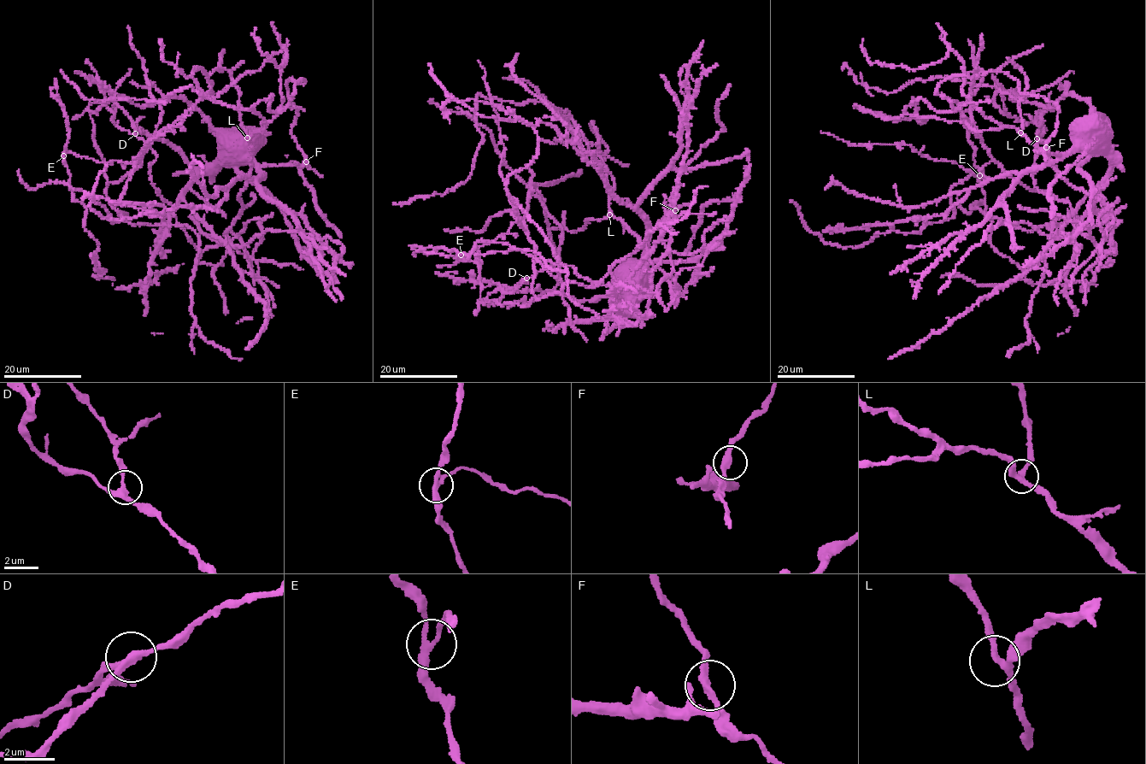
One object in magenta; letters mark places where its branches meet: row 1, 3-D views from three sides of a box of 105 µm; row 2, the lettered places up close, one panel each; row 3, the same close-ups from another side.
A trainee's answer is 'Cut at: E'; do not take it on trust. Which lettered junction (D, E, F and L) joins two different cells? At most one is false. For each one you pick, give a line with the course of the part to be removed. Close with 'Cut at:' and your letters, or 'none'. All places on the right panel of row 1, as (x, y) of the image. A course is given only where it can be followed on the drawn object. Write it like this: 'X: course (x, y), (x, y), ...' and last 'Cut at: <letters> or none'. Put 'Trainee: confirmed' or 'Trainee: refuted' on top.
Trainee: confirmed
E: course (980, 175), (984, 170), (983, 177), (975, 175), (954, 161), (922, 156), (909, 145), (852, 145), (820, 132)
Cut at: E

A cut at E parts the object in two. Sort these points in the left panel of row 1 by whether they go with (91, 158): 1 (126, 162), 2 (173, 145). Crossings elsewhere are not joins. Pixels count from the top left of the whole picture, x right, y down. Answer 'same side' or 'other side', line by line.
1: same side
2: other side

